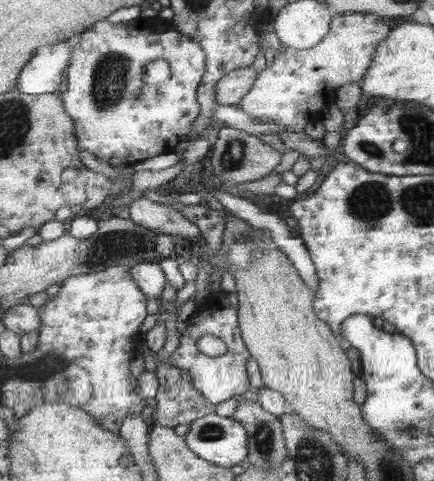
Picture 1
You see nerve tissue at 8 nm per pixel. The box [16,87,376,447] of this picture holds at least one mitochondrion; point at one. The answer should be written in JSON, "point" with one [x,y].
{"point":[113,245]}

